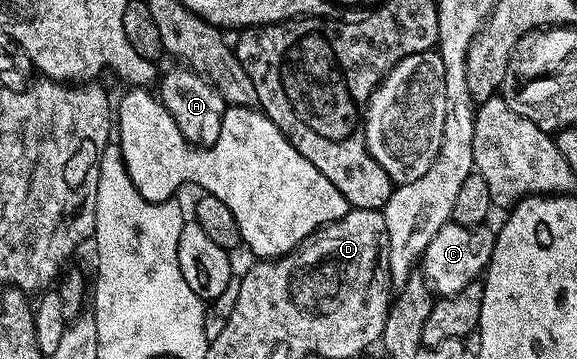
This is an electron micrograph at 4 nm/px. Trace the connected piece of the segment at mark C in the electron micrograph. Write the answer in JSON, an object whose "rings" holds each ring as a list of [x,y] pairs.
{"rings":[[[450,220],[429,239],[429,247],[425,247],[421,258],[421,273],[428,285],[440,298],[450,298],[458,292],[476,284],[480,275],[486,270],[495,246],[494,228],[487,229],[482,225],[459,225]]]}

